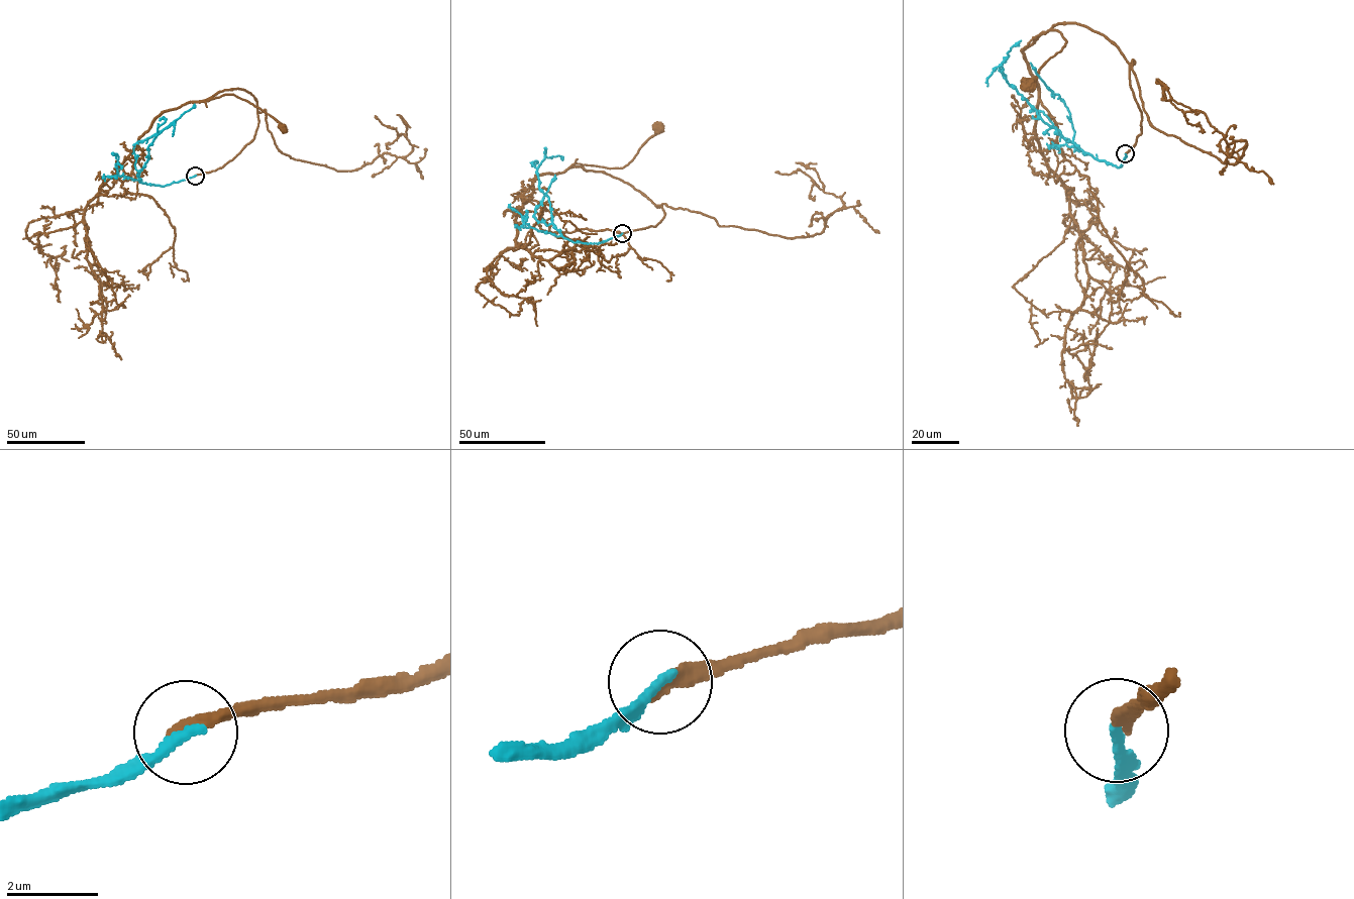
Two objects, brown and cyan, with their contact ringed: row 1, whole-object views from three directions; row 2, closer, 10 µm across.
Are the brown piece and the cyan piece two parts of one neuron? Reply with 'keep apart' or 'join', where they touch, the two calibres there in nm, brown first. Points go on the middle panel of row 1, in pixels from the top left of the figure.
join; place (622, 233); calibres 280 and 240 nm

